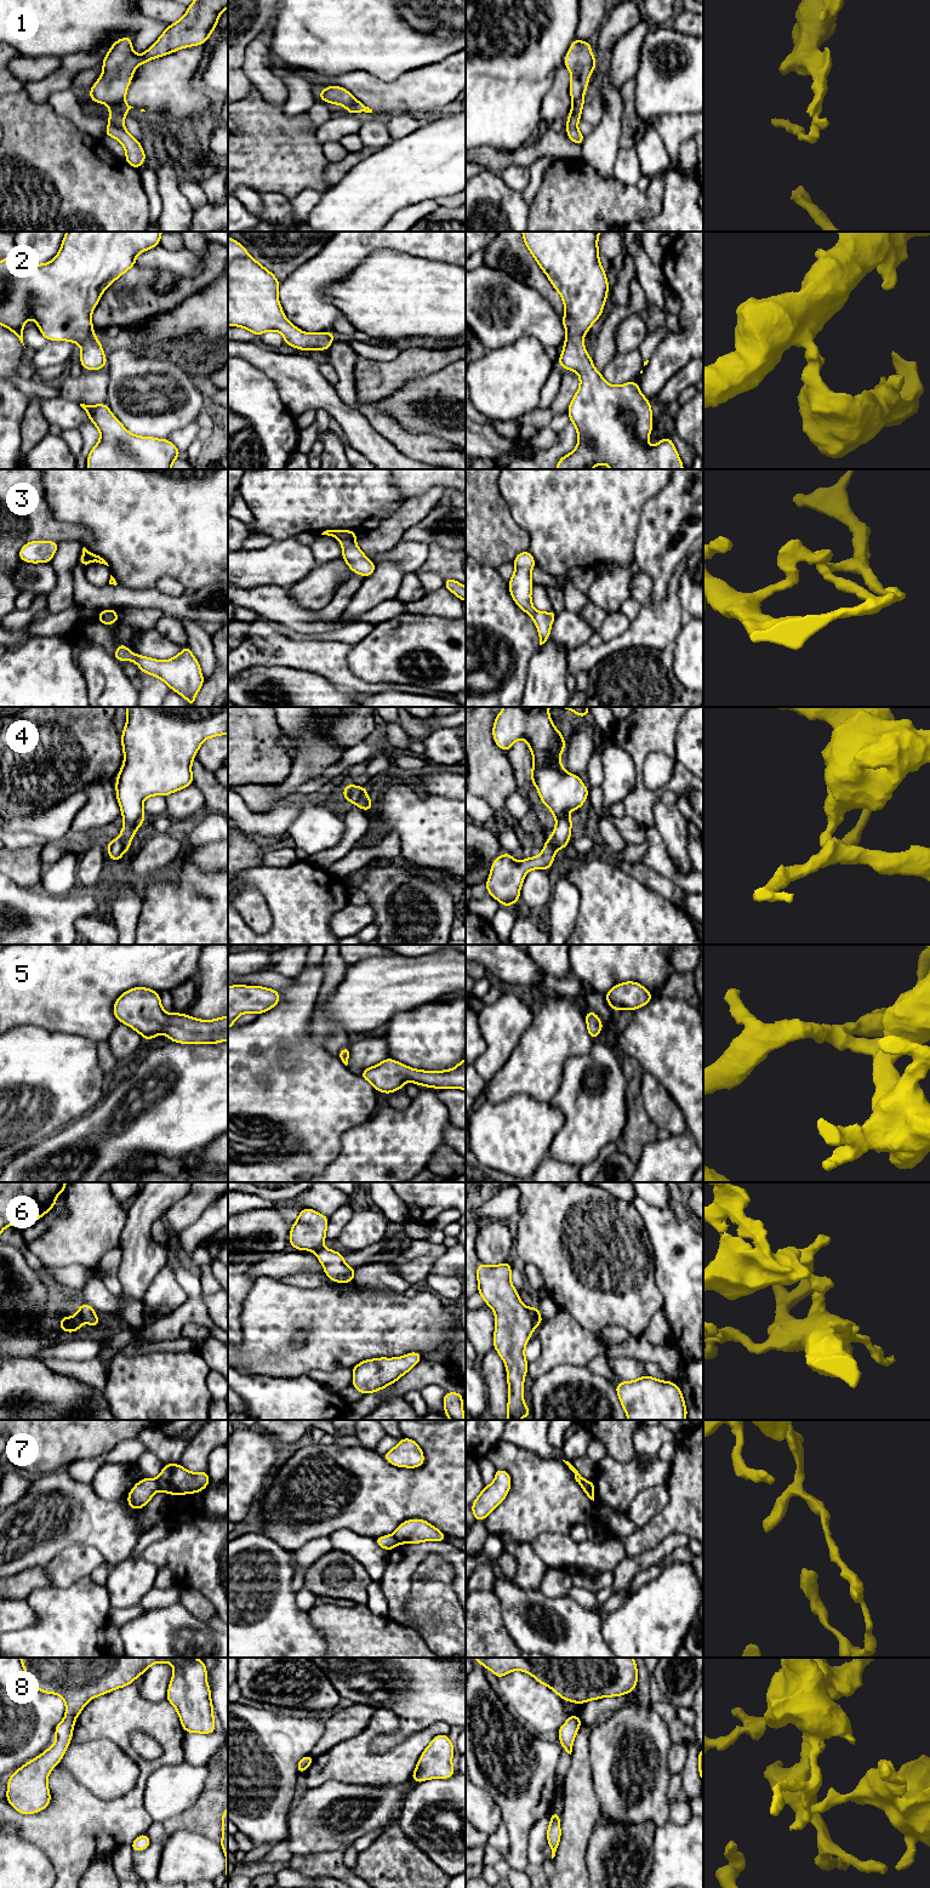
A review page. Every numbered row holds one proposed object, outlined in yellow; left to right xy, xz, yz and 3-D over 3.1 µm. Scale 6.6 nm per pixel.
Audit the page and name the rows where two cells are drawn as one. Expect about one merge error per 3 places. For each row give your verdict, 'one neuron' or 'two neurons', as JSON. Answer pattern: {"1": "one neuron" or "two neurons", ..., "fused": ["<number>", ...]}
{"1": "two neurons", "2": "one neuron", "3": "two neurons", "4": "two neurons", "5": "one neuron", "6": "two neurons", "7": "two neurons", "8": "one neuron", "fused": ["1", "3", "4", "6", "7"]}

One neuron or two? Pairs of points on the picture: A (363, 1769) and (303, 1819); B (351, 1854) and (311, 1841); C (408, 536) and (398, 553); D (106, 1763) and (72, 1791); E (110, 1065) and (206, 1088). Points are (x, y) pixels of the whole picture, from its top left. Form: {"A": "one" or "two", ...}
{"A": "two", "B": "two", "C": "two", "D": "two", "E": "two"}

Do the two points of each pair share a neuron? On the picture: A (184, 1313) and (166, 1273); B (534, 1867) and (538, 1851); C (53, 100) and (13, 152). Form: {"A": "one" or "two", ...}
{"A": "two", "B": "one", "C": "two"}

